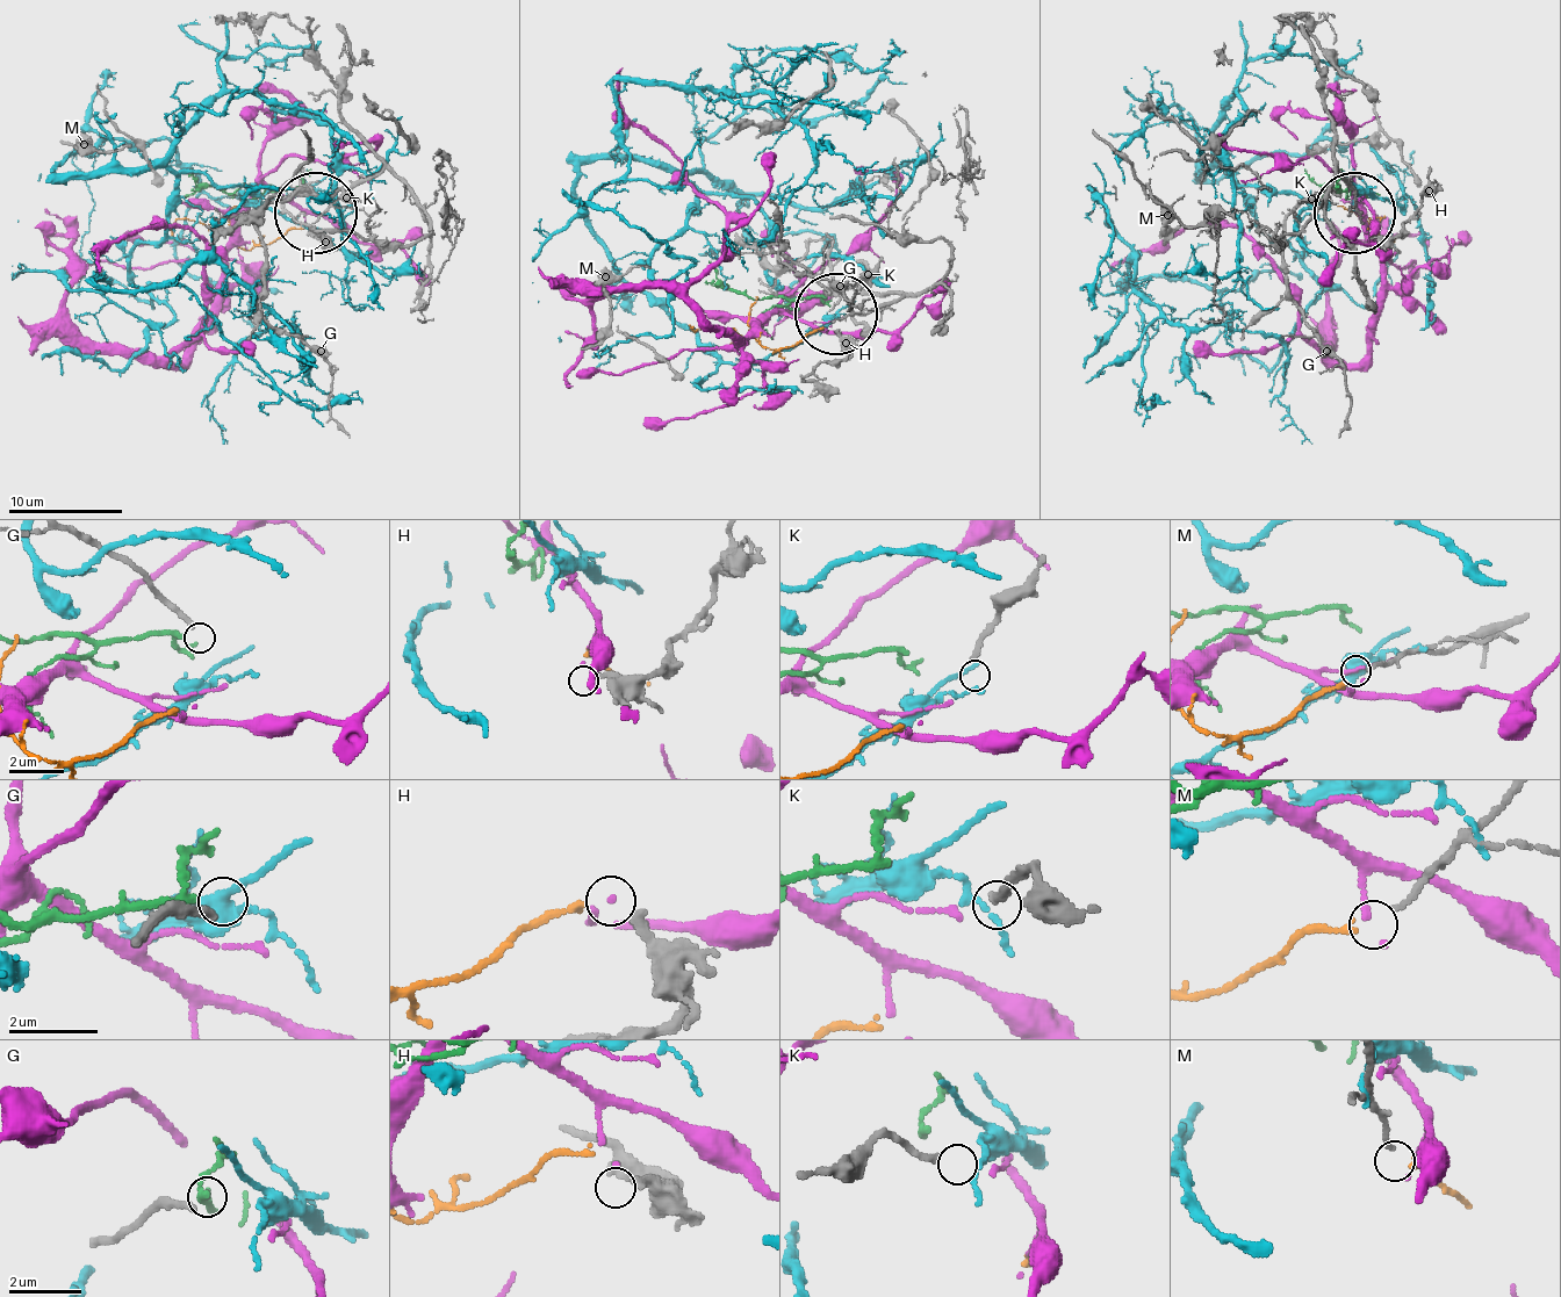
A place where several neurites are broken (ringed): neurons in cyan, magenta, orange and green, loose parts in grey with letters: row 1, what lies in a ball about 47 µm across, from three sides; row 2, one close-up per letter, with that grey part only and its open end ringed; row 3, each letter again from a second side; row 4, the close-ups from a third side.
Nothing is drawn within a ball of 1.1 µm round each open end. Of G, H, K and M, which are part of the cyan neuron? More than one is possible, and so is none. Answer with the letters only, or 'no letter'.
no letter

